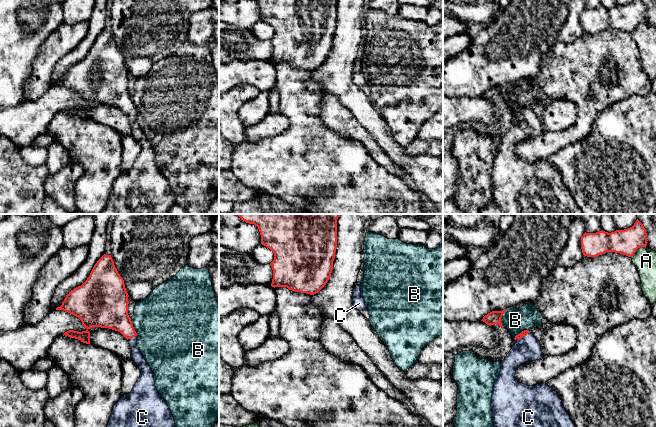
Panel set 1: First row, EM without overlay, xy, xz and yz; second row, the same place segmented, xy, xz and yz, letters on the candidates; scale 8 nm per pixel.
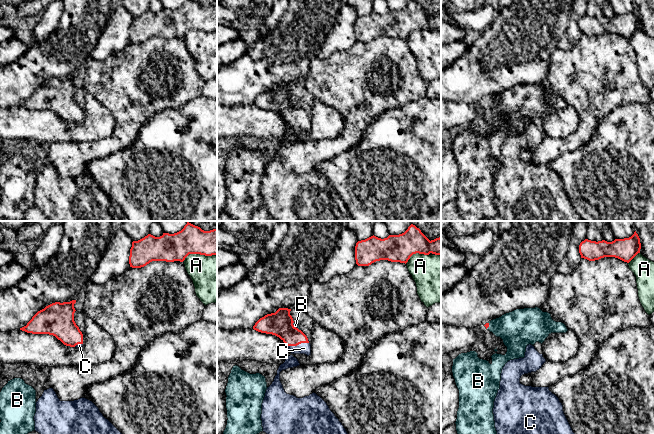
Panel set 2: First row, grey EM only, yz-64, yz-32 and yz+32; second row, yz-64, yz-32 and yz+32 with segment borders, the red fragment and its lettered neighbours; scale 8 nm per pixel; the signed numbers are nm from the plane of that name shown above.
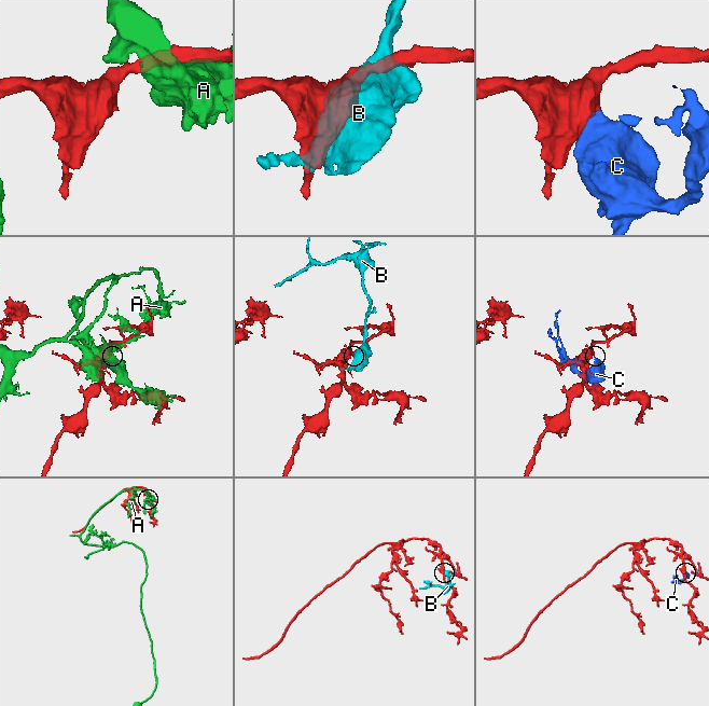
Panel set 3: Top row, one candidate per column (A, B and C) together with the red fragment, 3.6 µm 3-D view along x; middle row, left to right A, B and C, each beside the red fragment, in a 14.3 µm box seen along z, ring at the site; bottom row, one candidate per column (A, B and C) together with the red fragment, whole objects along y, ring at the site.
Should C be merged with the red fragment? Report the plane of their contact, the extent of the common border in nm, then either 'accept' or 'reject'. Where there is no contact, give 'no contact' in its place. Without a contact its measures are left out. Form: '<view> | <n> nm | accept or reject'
yz | 150 nm | accept

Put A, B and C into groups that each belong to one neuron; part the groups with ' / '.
A / B / C

